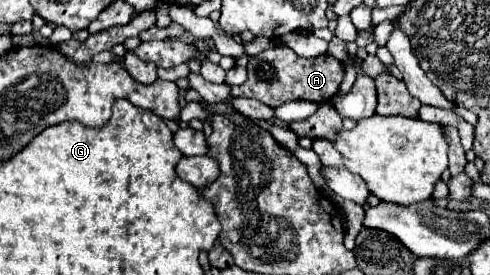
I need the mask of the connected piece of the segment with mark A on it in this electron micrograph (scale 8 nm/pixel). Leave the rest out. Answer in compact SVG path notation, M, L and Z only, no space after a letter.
M286 45L270 47L258 55L250 57L246 69L248 69L246 83L240 87L232 87L232 95L234 97L252 97L252 99L266 103L268 107L278 107L282 103L296 101L296 99L304 99L304 101L312 101L312 103L326 103L338 93L338 87L344 79L344 65L340 61L336 61L334 57L320 55L314 59L306 59L306 57L296 55Z

